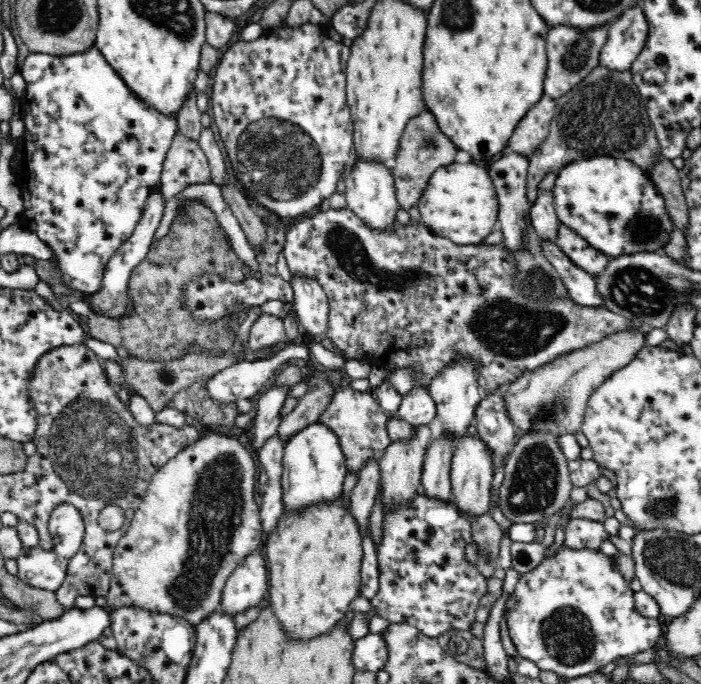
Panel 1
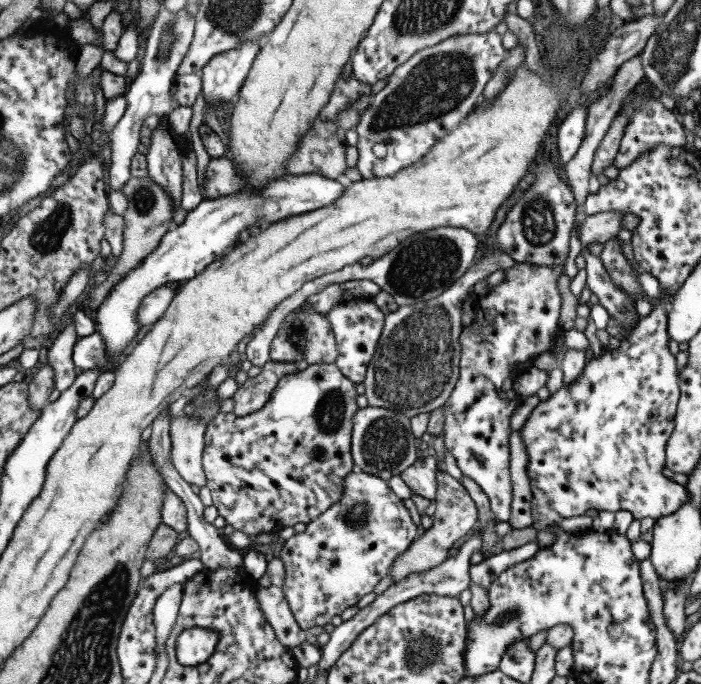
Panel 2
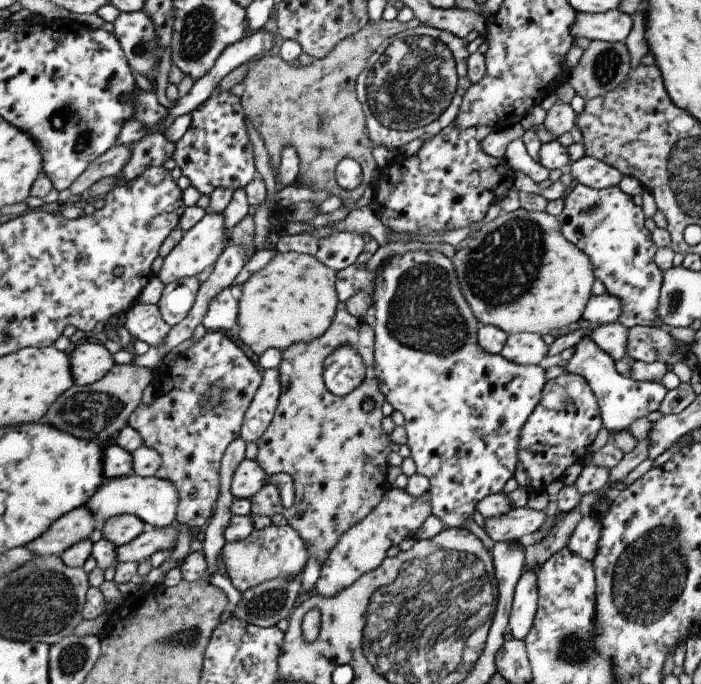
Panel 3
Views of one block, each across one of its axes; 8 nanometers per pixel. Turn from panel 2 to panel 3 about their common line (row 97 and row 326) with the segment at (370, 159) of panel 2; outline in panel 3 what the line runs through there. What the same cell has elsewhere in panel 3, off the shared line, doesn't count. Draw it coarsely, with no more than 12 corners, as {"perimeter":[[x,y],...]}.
{"perimeter":[[451,258],[374,274],[374,370],[432,515],[502,493],[546,371],[482,350]]}

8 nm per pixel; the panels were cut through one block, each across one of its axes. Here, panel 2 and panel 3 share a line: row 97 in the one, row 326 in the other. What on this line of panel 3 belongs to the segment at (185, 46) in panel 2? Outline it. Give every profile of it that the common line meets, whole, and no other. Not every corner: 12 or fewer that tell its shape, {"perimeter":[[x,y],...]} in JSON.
{"perimeter":[[136,302],[126,311],[131,336],[152,348],[172,327],[158,305]]}

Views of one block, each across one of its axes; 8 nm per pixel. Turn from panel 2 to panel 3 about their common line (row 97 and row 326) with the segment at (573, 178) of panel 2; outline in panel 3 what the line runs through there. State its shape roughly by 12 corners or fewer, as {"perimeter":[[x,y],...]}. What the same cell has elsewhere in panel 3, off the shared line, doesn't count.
{"perimeter":[[618,321],[600,324],[592,340],[618,364],[627,355],[628,330]]}

